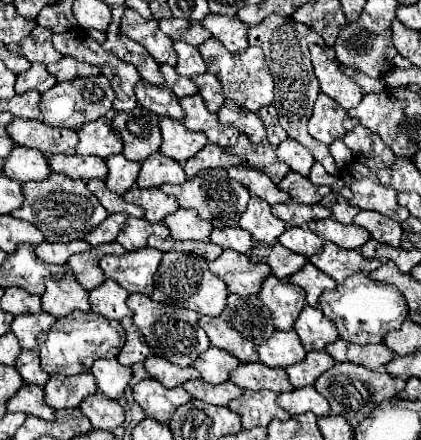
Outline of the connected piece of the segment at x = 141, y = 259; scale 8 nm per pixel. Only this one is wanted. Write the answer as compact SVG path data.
M140 248L126 252L124 256L104 256L100 270L106 278L116 280L130 294L140 292L150 296L154 290L154 274L162 260L162 252L156 248Z

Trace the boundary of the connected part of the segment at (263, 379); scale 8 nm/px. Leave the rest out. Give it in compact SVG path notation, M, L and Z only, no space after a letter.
M260 362L240 364L236 370L232 370L230 382L234 382L242 390L264 390L266 388L276 394L294 390L284 368L268 368Z

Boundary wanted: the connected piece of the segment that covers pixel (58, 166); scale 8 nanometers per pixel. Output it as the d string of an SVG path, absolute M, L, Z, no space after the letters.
M58 154L58 156L48 158L48 164L50 164L52 172L64 174L72 180L92 180L92 178L106 180L106 176L108 176L106 162L98 156Z

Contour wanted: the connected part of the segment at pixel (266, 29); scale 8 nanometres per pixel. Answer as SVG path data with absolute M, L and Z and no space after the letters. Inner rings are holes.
M272 14L272 16L266 16L260 24L254 24L254 26L248 28L248 40L250 40L250 46L258 46L258 48L264 50L266 64L268 64L268 68L272 72L272 78L274 78L274 96L276 96L274 106L276 106L276 112L278 112L280 126L288 132L290 138L294 138L302 146L306 146L312 152L316 162L320 162L330 174L338 176L340 170L336 168L336 162L334 162L332 154L328 152L328 146L316 142L306 130L308 118L312 116L316 96L320 92L318 80L314 78L314 70L310 70L308 44L314 42L312 30L306 28L304 24L302 26L296 24L288 16Z

